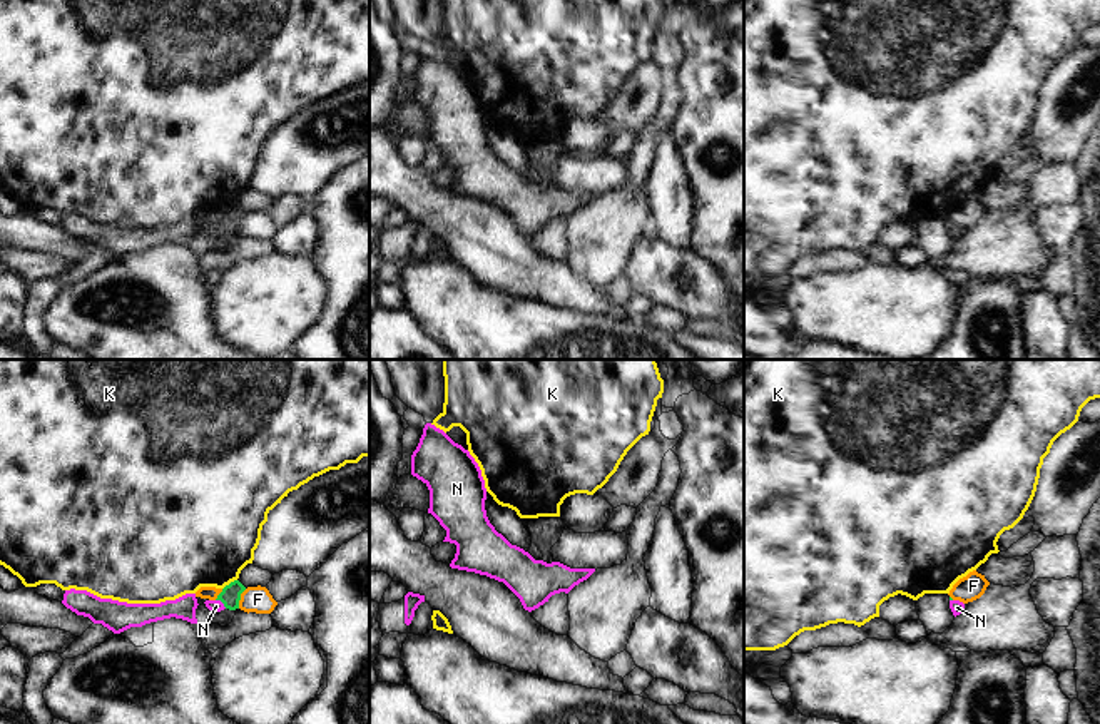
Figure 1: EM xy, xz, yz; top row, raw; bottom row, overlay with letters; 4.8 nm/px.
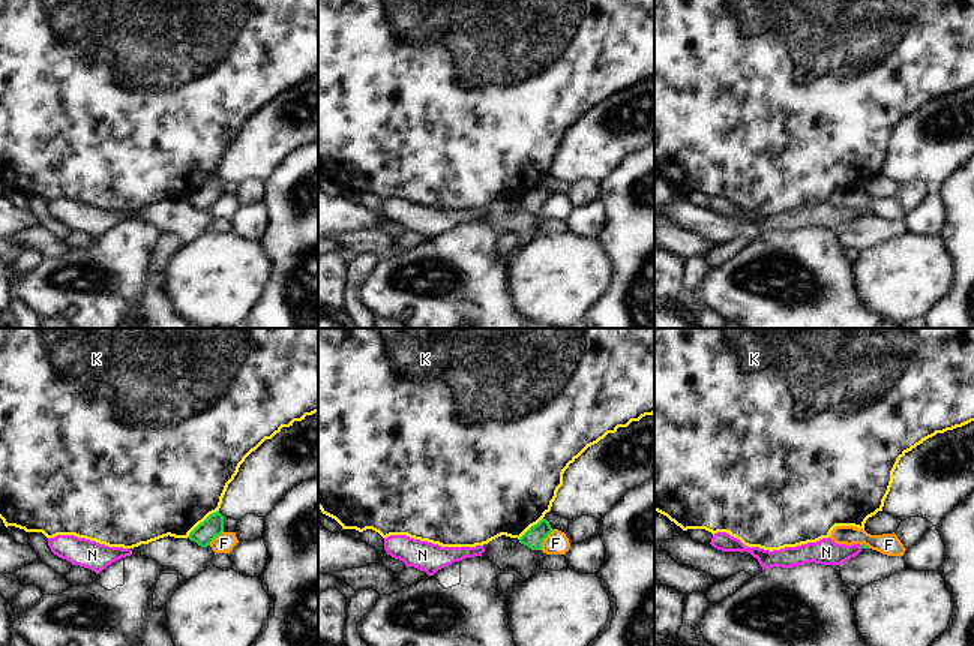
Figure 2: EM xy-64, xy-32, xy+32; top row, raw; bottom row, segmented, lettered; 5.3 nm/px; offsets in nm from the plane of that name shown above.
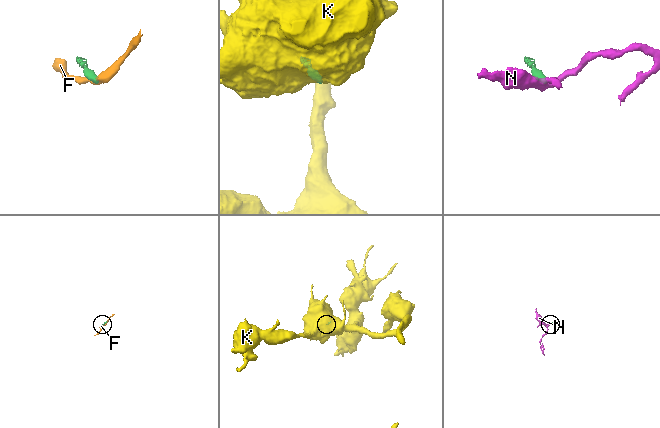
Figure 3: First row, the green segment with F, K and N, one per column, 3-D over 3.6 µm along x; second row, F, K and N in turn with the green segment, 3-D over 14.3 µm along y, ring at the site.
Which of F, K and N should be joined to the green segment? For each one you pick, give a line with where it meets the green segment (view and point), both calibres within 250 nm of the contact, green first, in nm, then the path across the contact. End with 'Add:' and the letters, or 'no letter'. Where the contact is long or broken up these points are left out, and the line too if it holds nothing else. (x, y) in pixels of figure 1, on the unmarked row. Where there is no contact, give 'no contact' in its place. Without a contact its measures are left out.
N: xy (221, 226) | 100/60 nm | across xy (231, 219), (221, 226), (216, 231)
Add: N

